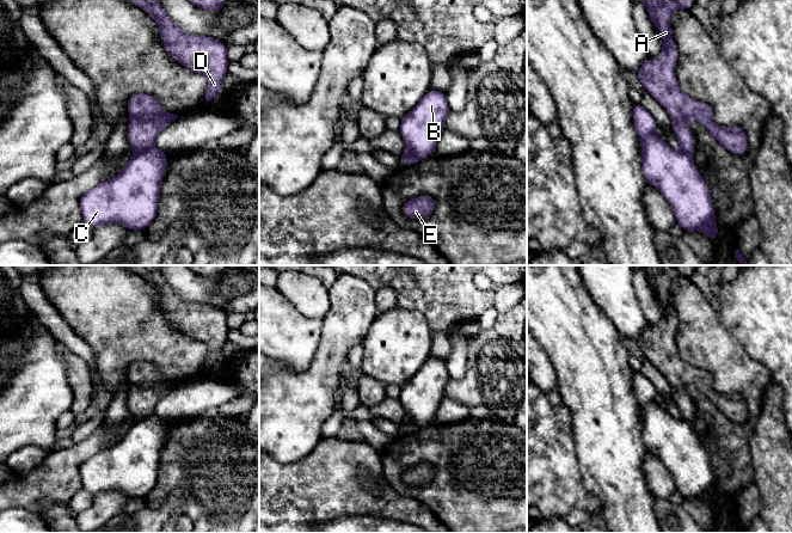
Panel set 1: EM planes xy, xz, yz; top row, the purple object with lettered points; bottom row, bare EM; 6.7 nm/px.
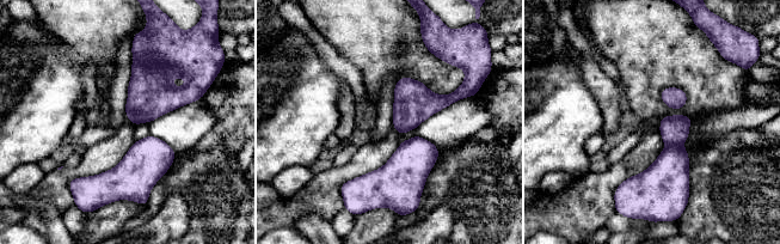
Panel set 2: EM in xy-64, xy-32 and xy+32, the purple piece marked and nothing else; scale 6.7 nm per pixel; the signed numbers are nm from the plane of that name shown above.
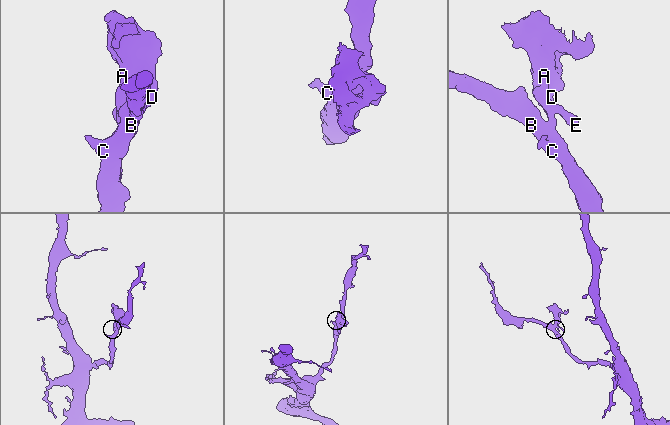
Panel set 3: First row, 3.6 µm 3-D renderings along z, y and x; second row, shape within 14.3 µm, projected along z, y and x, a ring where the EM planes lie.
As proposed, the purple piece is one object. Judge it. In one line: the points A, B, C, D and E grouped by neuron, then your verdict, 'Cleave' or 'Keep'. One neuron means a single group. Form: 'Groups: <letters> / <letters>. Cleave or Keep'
Groups: A D E / B C. Cleave

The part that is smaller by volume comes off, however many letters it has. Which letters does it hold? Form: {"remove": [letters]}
{"remove": ["A", "D", "E"]}

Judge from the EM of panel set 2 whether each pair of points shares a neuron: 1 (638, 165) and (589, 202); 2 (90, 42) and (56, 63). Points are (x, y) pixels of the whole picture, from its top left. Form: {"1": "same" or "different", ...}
{"1": "different", "2": "different"}

